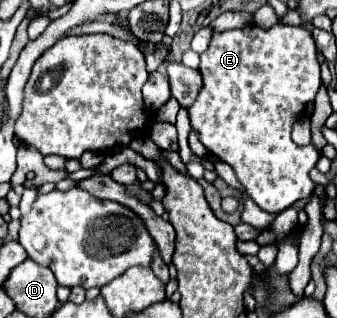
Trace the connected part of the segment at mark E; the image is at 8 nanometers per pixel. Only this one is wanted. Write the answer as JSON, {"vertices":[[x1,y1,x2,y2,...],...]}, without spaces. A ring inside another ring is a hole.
{"vertices":[[277,24,269,29,247,25,243,29,215,33,211,45,201,53,199,71,203,75,203,87,197,101,189,107,191,129,197,131,199,141,221,161,229,163,239,181,245,185,253,201,267,213,281,213,295,201,307,199,313,191,309,171,315,167,319,153,313,145,297,147,291,141,291,127,303,109,315,99,321,87,317,49,307,31,301,27]]}

